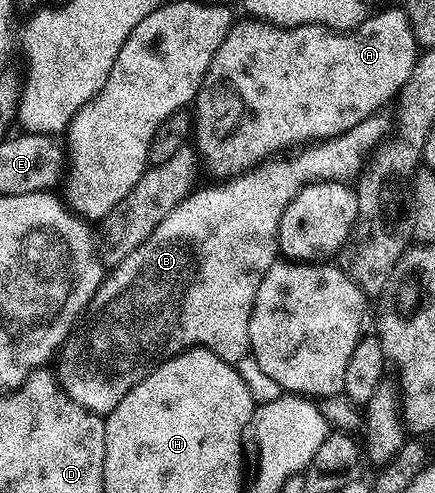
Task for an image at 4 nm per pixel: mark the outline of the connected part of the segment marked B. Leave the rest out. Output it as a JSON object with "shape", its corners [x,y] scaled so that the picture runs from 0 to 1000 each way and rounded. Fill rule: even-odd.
{"shape":[[[876,227],[855,231],[844,243],[816,252],[816,260],[807,260],[779,276],[731,284],[685,302],[680,308],[657,310],[653,316],[630,316],[602,329],[600,335],[584,337],[579,345],[566,345],[559,353],[543,355],[499,373],[508,377],[471,377],[464,385],[462,379],[446,383],[444,391],[425,400],[370,448],[366,462],[356,462],[356,471],[347,471],[347,479],[338,489],[320,495],[320,503],[310,503],[310,511],[301,511],[301,519],[292,519],[292,527],[283,527],[271,540],[257,542],[255,554],[234,572],[209,615],[211,627],[216,631],[223,627],[223,639],[216,641],[214,655],[207,657],[205,671],[198,673],[195,688],[186,694],[186,704],[179,710],[163,712],[149,728],[145,728],[147,724],[138,728],[138,734],[143,732],[140,759],[136,751],[140,789],[154,793],[191,828],[234,844],[248,844],[264,828],[264,819],[274,819],[274,811],[283,811],[283,803],[292,803],[292,795],[301,795],[301,787],[310,787],[310,779],[320,779],[320,771],[338,765],[370,734],[402,724],[405,718],[418,718],[423,710],[441,710],[448,702],[464,702],[471,710],[494,714],[494,722],[503,722],[517,734],[538,738],[549,730],[575,724],[572,667],[577,665],[577,633],[582,631],[586,600],[595,592],[595,576],[605,568],[605,560],[625,544],[628,533],[639,529],[637,473],[641,471],[641,446],[651,438],[660,414],[669,414],[669,406],[678,406],[683,391],[699,383],[701,377],[713,377],[722,369],[786,369],[793,373],[805,367],[800,361],[816,359],[814,363],[818,363],[841,343],[844,323],[887,286],[890,274],[897,270],[899,247],[894,256],[892,243],[880,233],[883,229]]]}

